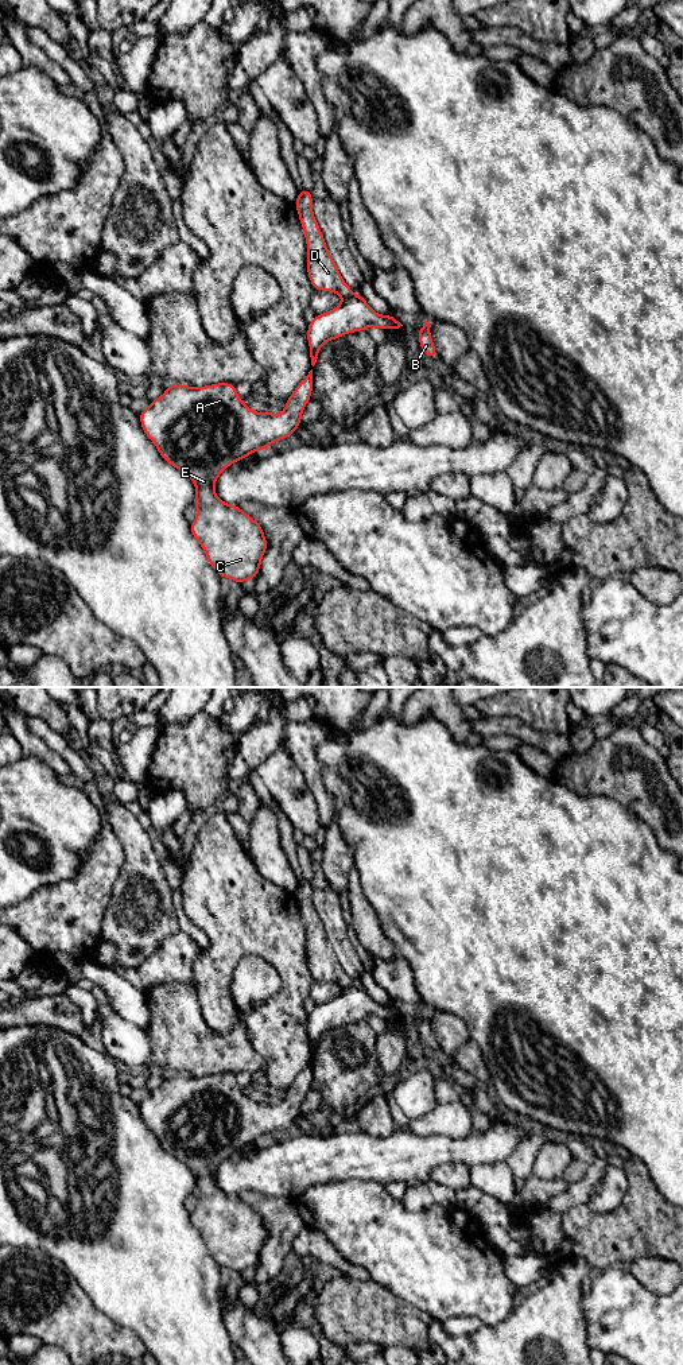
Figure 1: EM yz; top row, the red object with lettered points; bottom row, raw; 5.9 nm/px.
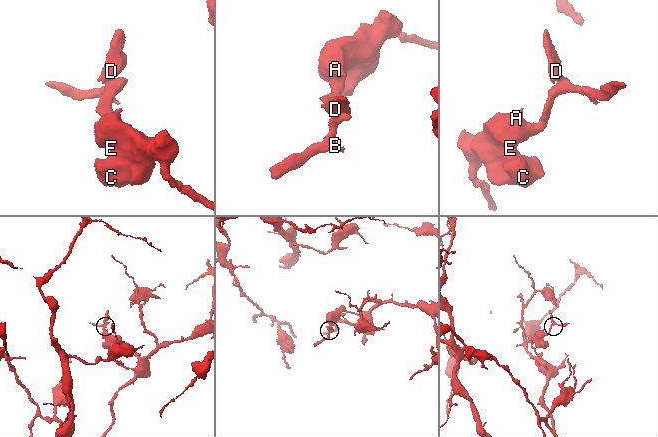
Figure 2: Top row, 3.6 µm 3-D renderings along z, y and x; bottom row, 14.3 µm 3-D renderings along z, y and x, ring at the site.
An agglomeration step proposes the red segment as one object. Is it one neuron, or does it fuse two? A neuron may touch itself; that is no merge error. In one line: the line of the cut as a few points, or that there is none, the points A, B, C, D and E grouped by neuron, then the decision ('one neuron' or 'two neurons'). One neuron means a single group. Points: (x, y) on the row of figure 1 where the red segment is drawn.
cut yz (353, 294), (344, 298); groups A B C E / D; two neurons

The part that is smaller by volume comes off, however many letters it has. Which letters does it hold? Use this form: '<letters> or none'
D

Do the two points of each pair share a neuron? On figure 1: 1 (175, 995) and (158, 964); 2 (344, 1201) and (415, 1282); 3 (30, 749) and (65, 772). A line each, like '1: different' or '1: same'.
1: different
2: same
3: same

